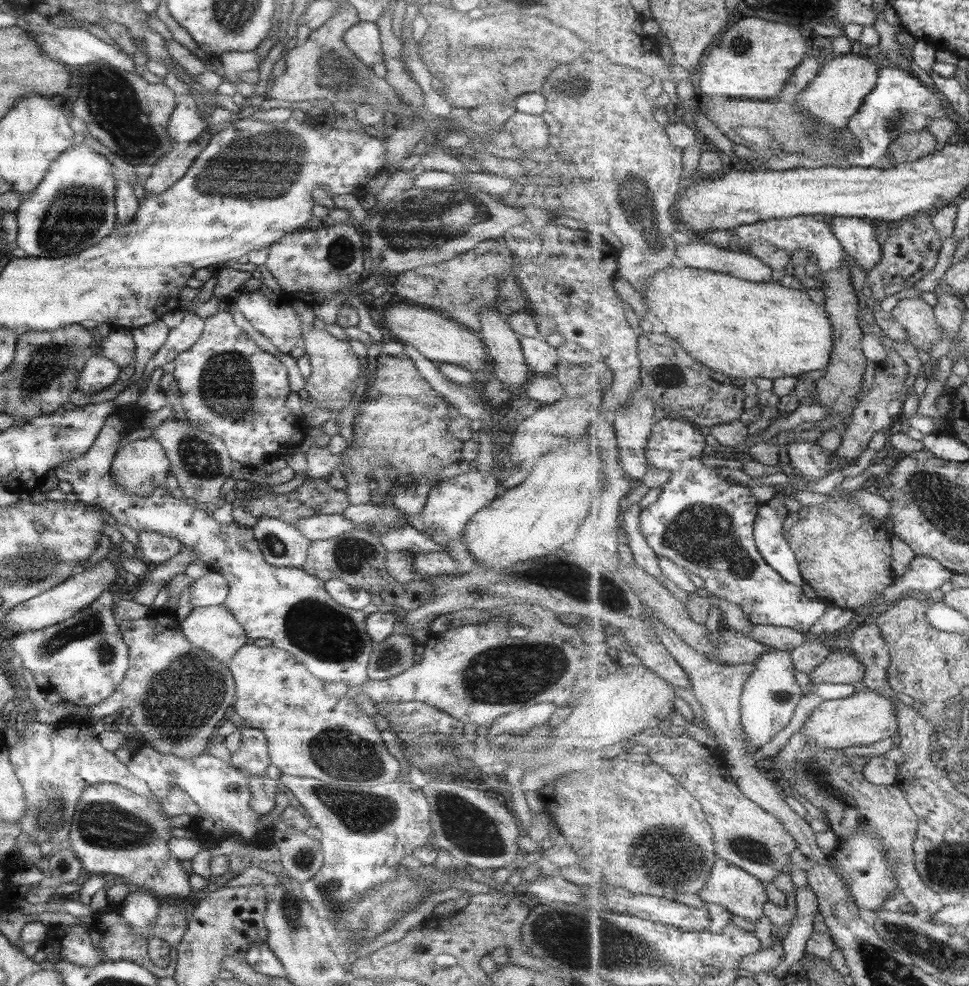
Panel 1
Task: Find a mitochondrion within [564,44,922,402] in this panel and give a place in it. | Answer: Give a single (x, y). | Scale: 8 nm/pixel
(639, 208)

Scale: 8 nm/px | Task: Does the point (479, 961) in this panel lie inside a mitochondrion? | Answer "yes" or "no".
no

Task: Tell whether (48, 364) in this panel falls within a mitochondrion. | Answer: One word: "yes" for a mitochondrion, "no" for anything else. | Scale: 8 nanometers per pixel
yes

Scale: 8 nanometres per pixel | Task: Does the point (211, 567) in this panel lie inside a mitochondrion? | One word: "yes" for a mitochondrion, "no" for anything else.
no

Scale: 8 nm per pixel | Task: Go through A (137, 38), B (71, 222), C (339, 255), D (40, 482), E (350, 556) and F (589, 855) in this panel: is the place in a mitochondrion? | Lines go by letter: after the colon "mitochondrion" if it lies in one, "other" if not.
A: other
B: mitochondrion
C: mitochondrion
D: other
E: mitochondrion
F: other

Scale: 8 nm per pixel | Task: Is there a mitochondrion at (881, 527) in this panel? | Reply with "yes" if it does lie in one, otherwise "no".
no

